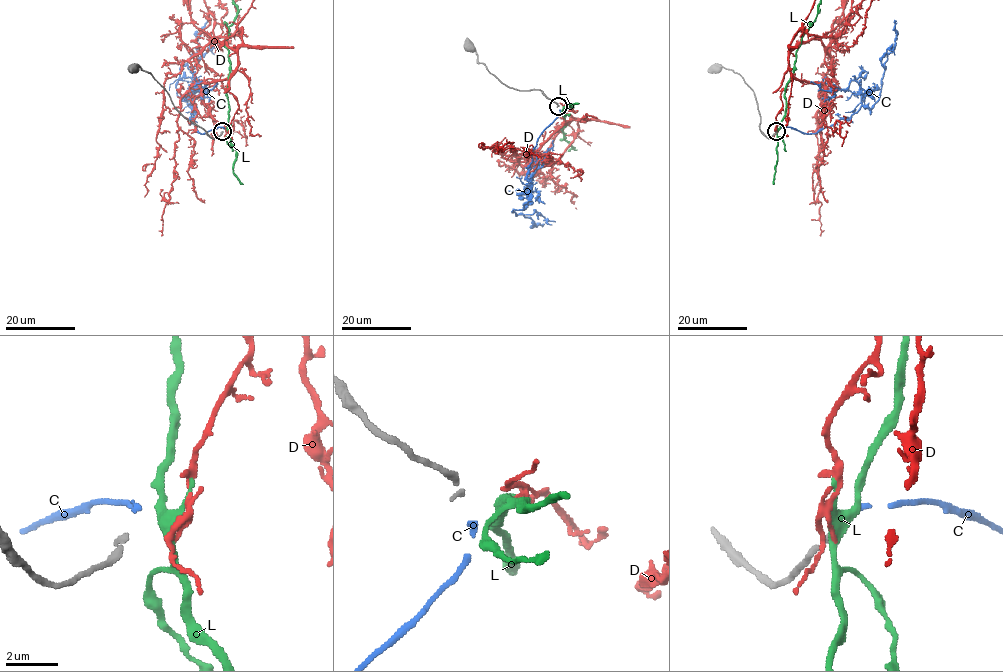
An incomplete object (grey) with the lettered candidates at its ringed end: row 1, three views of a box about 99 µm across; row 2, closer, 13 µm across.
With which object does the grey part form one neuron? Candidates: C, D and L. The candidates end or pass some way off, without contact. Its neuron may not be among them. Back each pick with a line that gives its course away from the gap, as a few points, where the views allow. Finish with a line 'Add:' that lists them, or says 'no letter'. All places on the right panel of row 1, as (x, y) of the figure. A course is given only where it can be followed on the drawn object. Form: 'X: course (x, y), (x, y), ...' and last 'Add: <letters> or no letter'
C: course (779, 129), (816, 133), (862, 106), (871, 108), (895, 43), (894, 20)
Add: C

